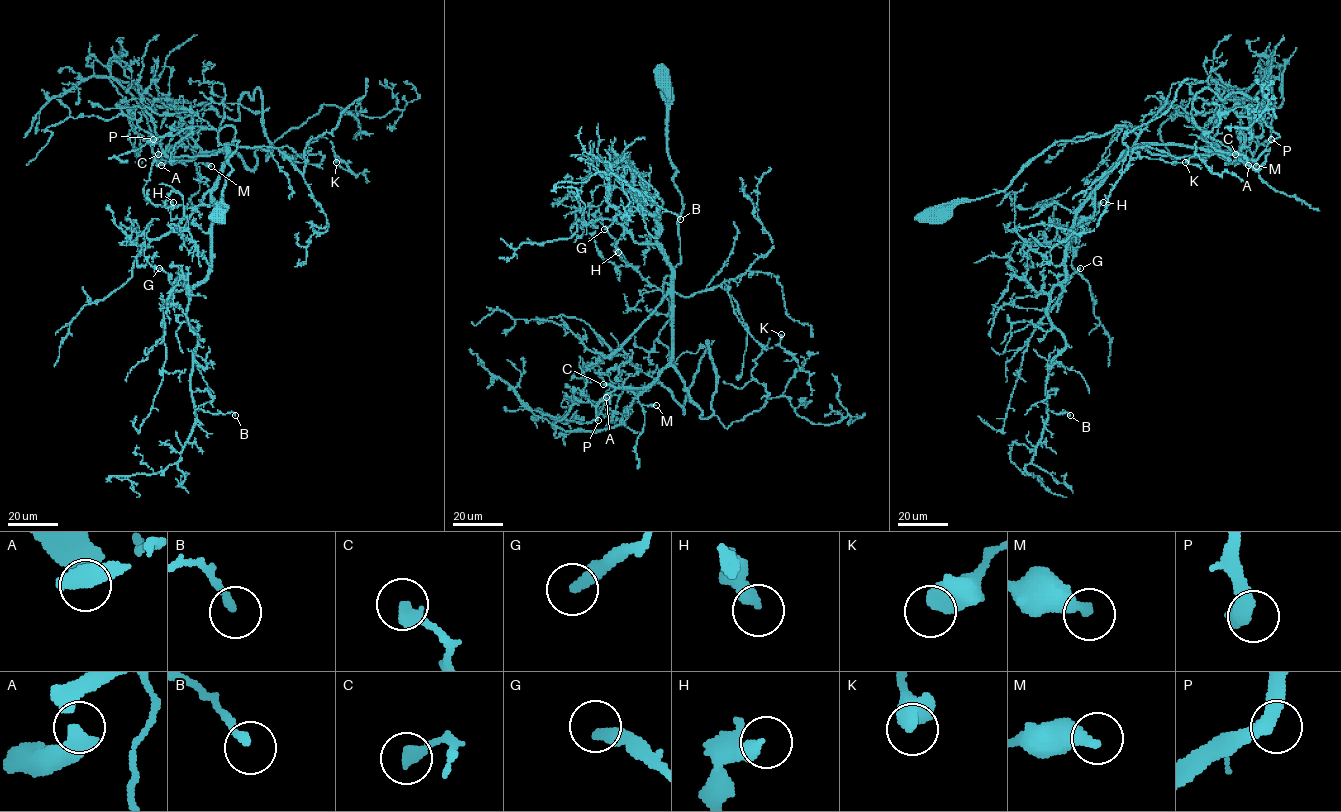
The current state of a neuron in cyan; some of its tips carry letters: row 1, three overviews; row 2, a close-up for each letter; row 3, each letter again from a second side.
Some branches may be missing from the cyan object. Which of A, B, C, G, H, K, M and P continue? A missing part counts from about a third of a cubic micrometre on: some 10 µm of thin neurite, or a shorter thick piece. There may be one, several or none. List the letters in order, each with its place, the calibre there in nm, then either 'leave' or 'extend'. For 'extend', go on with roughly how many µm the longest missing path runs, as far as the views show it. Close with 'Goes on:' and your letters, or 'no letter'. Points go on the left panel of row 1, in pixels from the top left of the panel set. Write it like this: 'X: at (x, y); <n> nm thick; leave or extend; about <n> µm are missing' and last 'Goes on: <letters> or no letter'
A: at (161, 165); 340 nm thick; leave
B: at (235, 415); 240 nm thick; leave
C: at (158, 154); 320 nm thick; extend; about 35 µm are missing
G: at (159, 268); 360 nm thick; extend; about 6 µm are missing
H: at (173, 202); 360 nm thick; leave
K: at (336, 162); 550 nm thick; leave
M: at (211, 166); 440 nm thick; leave
P: at (153, 139); 400 nm thick; leave
Goes on: C, G

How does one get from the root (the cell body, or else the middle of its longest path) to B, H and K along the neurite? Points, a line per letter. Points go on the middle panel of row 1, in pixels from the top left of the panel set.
B: (663, 76), (683, 205), (663, 286), (656, 215), (632, 197), (680, 219)
H: (663, 76), (668, 155), (683, 205), (680, 262), (663, 286), (672, 269), (656, 245), (625, 233), (618, 252)
K: (663, 76), (683, 205), (663, 286), (670, 364), (701, 418), (716, 379), (742, 388), (781, 334)

